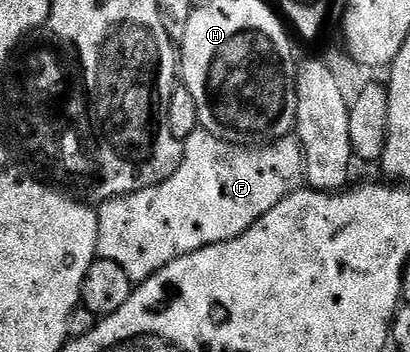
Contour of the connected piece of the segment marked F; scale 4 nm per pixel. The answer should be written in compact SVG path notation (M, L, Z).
M198 128L182 142L182 147L179 166L169 179L148 189L104 201L98 206L98 256L117 263L117 267L121 267L121 271L125 271L132 282L148 281L158 269L173 263L173 259L201 251L210 245L225 243L229 239L237 239L265 214L273 211L277 203L284 201L304 184L303 149L291 135L280 137L278 141L244 147L231 145L220 137L214 137L209 131Z

